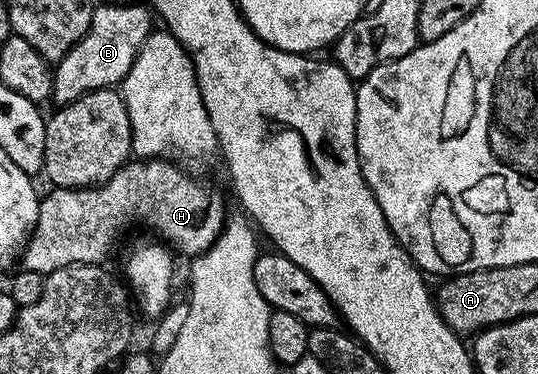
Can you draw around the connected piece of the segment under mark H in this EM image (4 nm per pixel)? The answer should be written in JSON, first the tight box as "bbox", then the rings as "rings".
{"bbox":[23,158,227,274],"rings":[[[159,158],[130,160],[111,176],[111,180],[100,186],[82,186],[81,189],[59,186],[50,189],[50,194],[40,199],[41,207],[37,217],[37,229],[23,251],[24,269],[40,274],[50,274],[68,266],[99,266],[113,250],[121,230],[132,222],[142,222],[154,230],[158,239],[164,240],[178,255],[196,256],[213,247],[213,241],[221,235],[227,221],[225,202],[217,190],[209,186],[196,186],[194,179],[180,166]]]}

